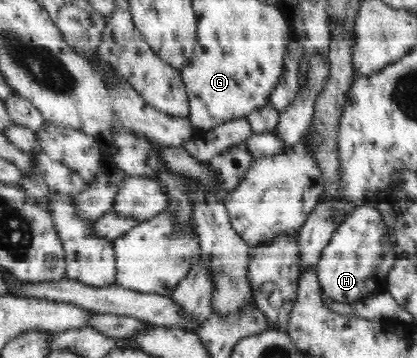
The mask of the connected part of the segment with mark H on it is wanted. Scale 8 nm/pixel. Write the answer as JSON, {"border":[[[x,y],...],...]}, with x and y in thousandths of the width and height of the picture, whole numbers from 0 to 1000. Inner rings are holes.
{"border":[[[902,567],[851,573],[844,592],[847,598],[801,642],[784,693],[777,693],[767,715],[765,737],[758,737],[763,782],[782,832],[835,849],[926,816],[928,771],[952,723],[945,690],[930,673],[928,631],[902,581]]]}

